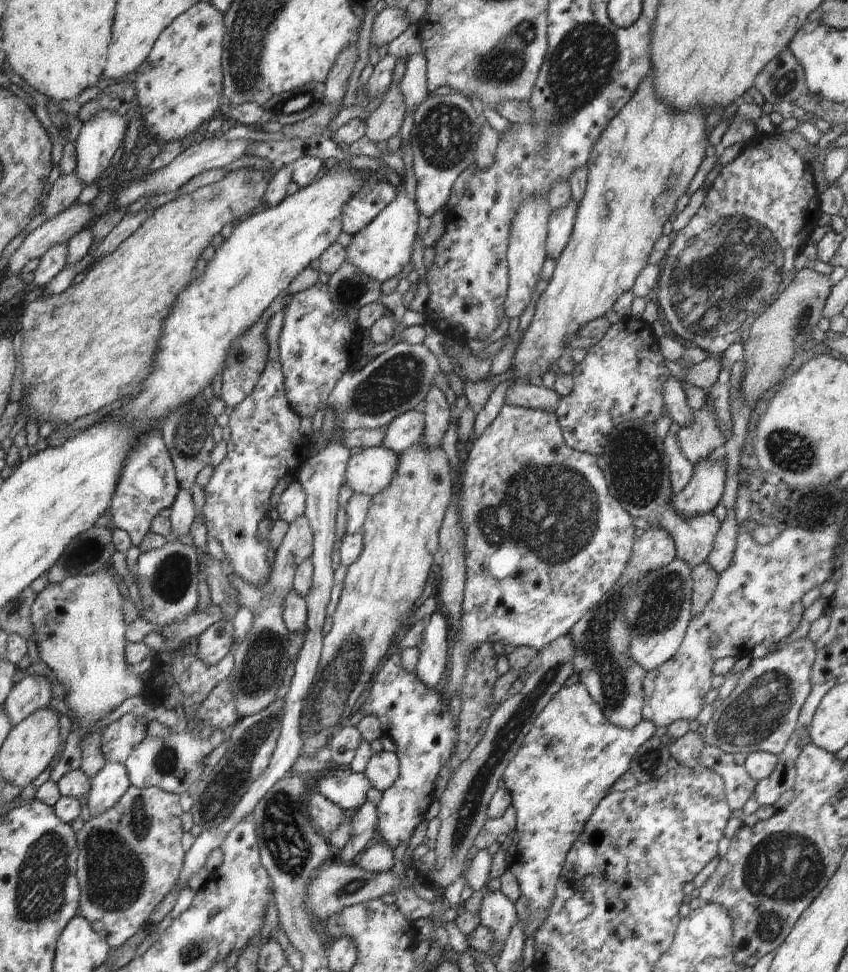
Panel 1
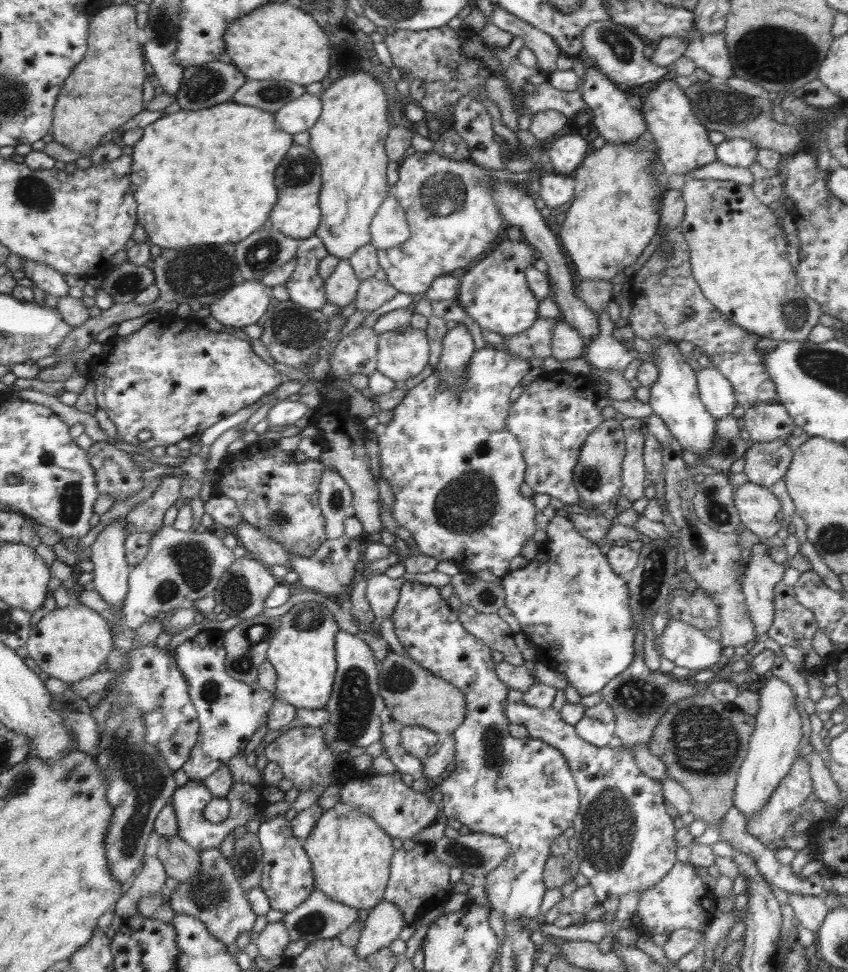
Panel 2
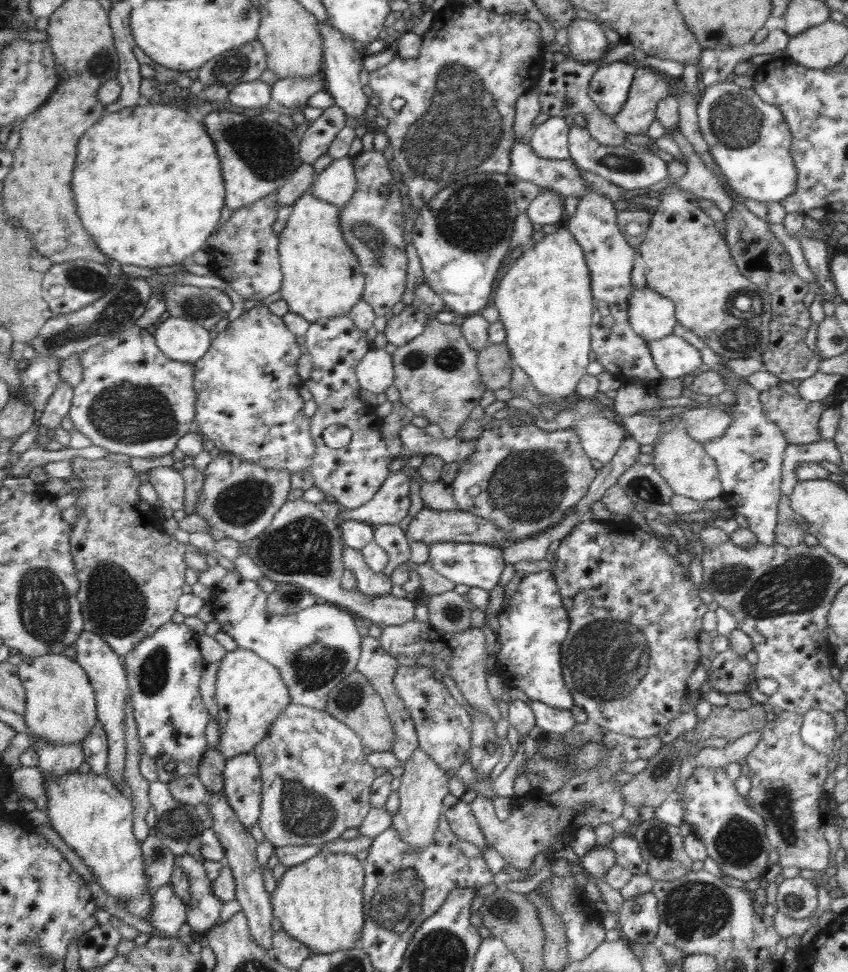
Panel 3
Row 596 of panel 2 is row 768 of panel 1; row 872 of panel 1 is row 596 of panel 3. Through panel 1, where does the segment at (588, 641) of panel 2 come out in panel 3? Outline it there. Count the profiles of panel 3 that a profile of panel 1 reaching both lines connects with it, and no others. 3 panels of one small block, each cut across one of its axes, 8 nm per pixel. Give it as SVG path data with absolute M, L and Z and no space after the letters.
M550 571L534 572L525 576L520 581L516 593L501 604L501 611L497 614L500 623L500 631L497 634L502 648L497 654L497 674L503 680L505 686L518 689L526 693L530 700L536 700L553 708L570 711L574 705L574 699L570 695L562 675L560 665L561 645L568 636L570 618L563 607L559 588Z

